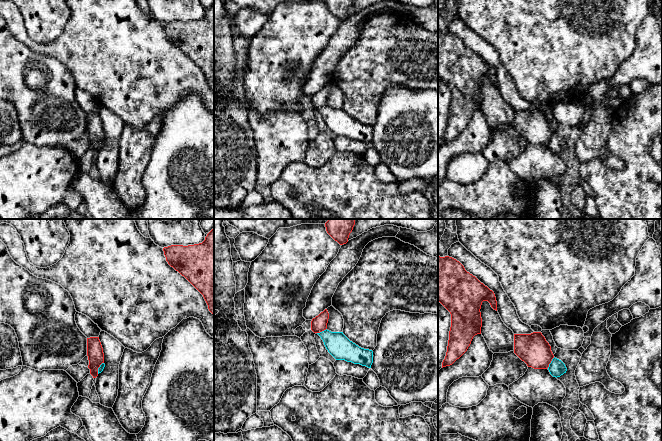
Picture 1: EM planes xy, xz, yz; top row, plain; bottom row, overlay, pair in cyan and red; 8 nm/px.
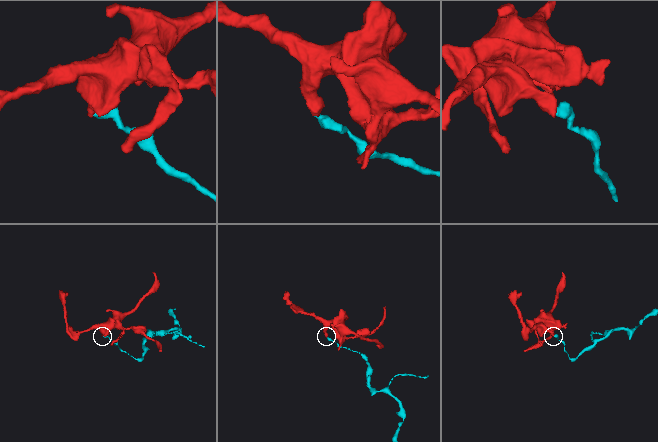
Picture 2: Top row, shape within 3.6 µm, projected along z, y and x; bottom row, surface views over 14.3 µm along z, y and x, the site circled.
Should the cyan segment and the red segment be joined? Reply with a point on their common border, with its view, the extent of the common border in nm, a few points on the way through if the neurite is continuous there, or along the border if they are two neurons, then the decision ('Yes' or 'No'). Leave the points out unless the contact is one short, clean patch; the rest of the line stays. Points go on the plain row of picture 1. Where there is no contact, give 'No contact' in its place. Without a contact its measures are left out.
Touches cyan at yz (551, 138). Shared border 110 nm. Boundary: yz (554, 133), (547, 143). No

